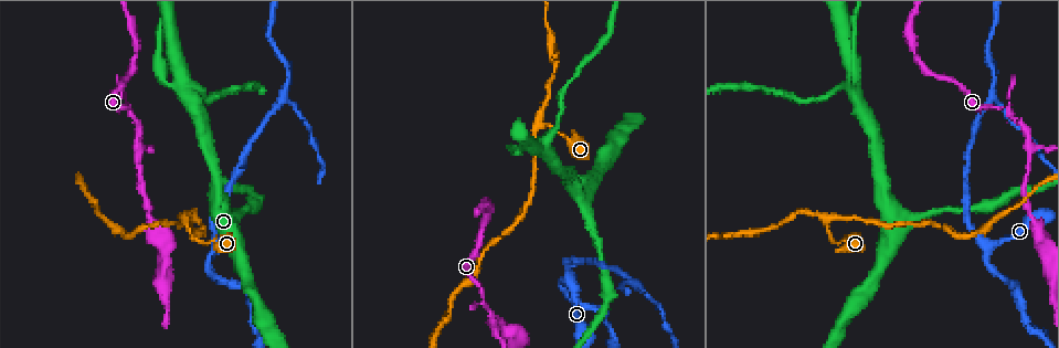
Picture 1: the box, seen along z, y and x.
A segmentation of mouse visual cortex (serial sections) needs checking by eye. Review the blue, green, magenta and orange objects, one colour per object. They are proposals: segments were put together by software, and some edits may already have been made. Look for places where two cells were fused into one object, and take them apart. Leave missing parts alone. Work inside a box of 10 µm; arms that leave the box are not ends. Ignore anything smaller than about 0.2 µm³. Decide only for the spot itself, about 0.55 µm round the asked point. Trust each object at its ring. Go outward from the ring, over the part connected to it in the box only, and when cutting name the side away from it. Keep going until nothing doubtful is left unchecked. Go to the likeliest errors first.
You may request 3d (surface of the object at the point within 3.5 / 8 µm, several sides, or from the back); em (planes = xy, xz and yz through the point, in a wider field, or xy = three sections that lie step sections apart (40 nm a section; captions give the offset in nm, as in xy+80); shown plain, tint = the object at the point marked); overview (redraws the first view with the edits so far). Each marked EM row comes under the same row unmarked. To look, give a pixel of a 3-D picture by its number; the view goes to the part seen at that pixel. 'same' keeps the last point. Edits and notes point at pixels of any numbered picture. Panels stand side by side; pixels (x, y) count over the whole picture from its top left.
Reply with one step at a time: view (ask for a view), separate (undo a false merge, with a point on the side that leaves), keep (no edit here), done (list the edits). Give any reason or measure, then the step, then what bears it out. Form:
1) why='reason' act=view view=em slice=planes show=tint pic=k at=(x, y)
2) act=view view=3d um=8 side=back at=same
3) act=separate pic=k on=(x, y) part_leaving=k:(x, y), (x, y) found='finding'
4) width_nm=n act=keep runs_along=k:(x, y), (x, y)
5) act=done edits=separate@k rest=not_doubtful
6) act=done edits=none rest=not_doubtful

why='small branch off a trunk' act=view view=3d um=8 pic=1 at=(851, 88)

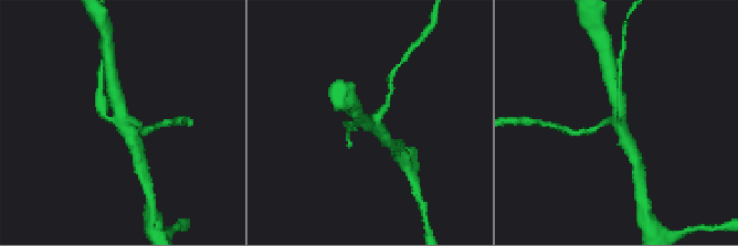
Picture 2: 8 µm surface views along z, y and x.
arms=4 arm_widths_nm=150,200,450,450 why='shape alone is not enough' act=view view=em slice=xy step=1 show=tint at=same

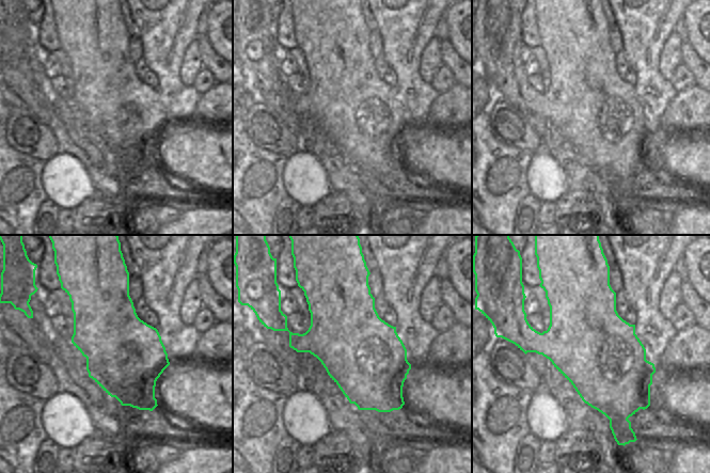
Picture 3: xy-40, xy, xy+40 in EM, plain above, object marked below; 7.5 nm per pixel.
act=keep runs_along=2:(136, 149), (115, 93) found='continuous, no second cell'

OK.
why='abrupt turn' act=view view=3d um=3.5 pic=1 at=(282, 98)

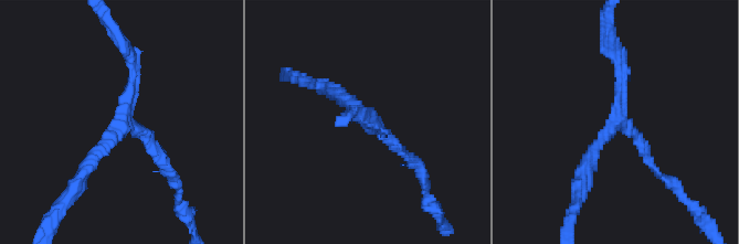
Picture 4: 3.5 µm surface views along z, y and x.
arms=3 arm_widths_nm=150,150,200 why='now the EM' act=view view=em slice=xy step=3 show=tint pic=4 at=(122, 124)

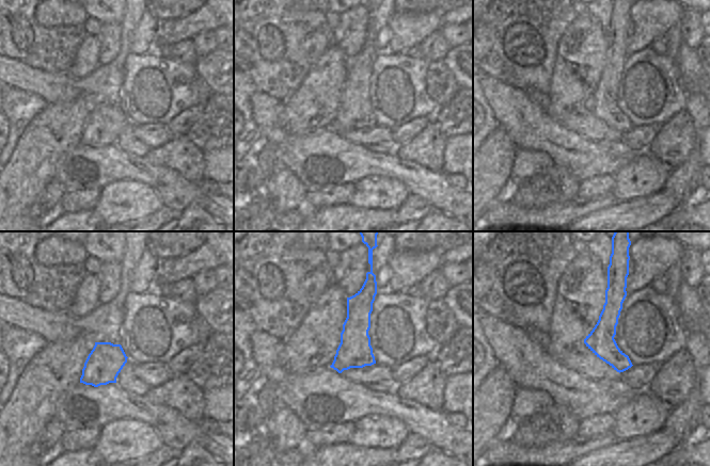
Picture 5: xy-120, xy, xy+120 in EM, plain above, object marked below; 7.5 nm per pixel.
act=keep found='all the same cell'

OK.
why='branch point' act=view view=3d um=8 pic=1 at=(187, 219)

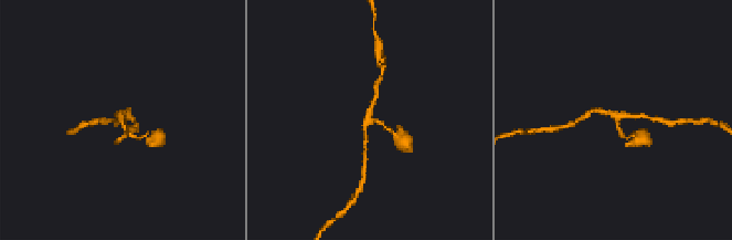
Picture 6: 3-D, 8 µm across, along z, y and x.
act=view view=3d um=3.5 at=same

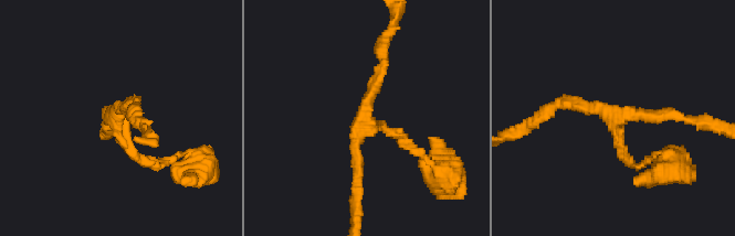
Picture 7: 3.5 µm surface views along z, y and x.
why='shape alone is not enough' act=view view=em slice=xy step=2 show=tint pic=7 at=(366, 123)

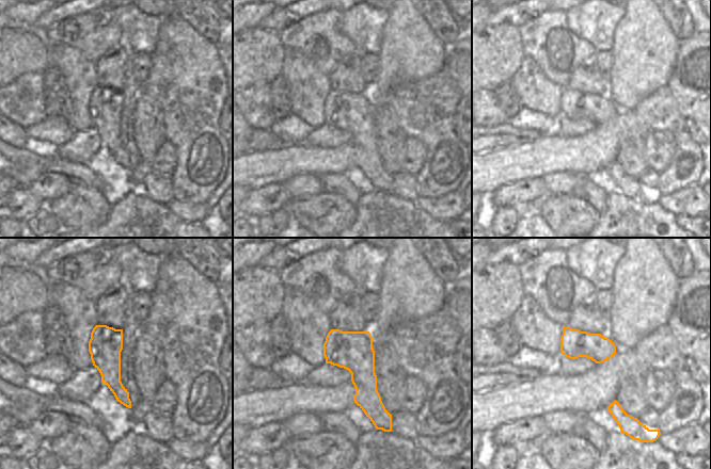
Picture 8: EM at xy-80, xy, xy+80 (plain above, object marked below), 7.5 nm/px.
act=keep runs_along=7:(409, 147), (361, 124), (358, 192) found='one cell here'

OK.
act=done edits=none rest=not_doubtful

